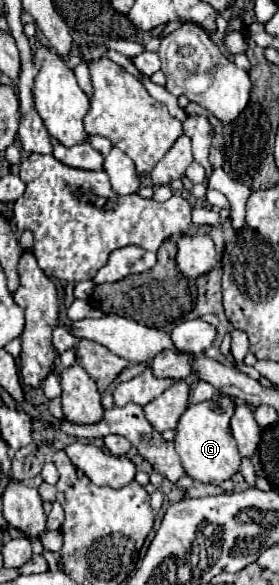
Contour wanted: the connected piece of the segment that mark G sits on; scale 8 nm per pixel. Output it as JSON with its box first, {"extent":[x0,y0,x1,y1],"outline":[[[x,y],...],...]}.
{"extent":[174,393,240,485],"outline":[[[220,393],[208,401],[188,405],[184,415],[180,417],[174,447],[180,455],[180,463],[186,475],[190,475],[192,479],[200,483],[220,485],[240,469],[240,453],[230,433],[230,417],[234,415],[234,405],[236,403],[232,401],[232,397]]]}

